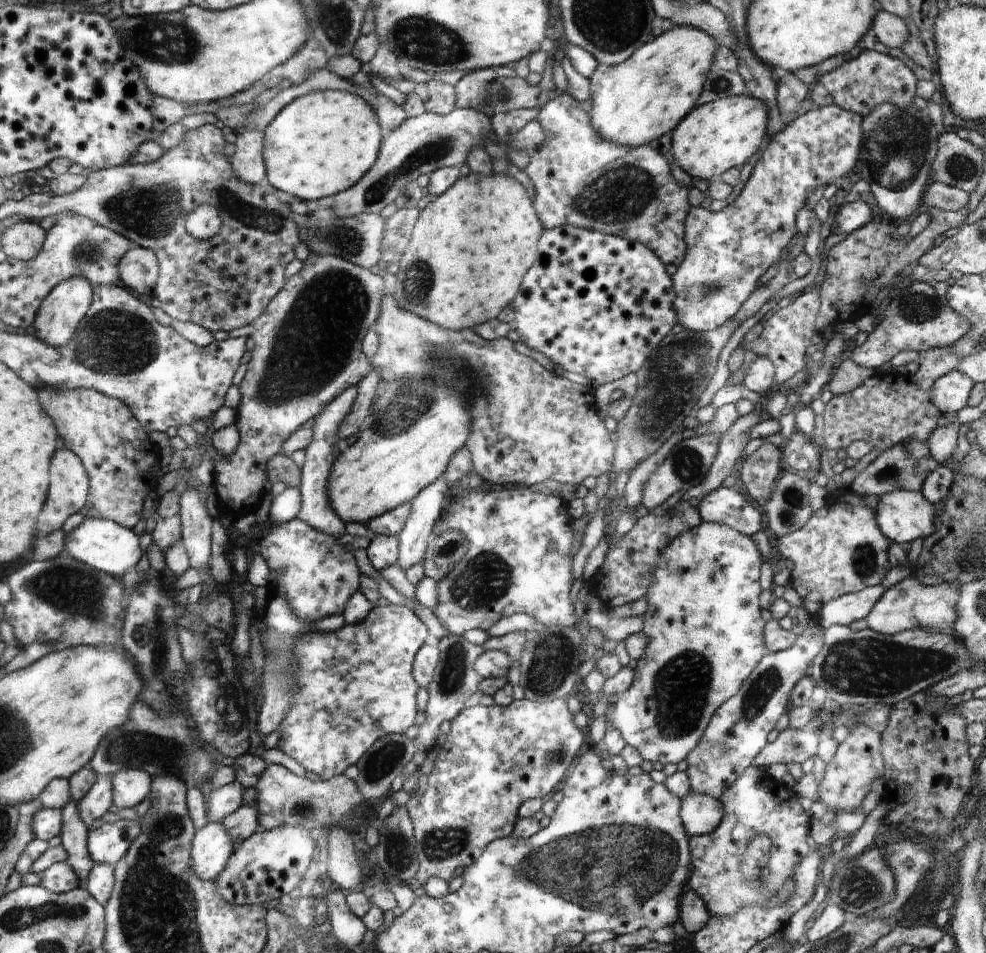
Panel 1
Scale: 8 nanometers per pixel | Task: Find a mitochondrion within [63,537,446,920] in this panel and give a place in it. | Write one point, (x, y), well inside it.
(123, 747)

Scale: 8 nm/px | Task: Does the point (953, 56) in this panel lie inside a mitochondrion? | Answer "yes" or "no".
no

